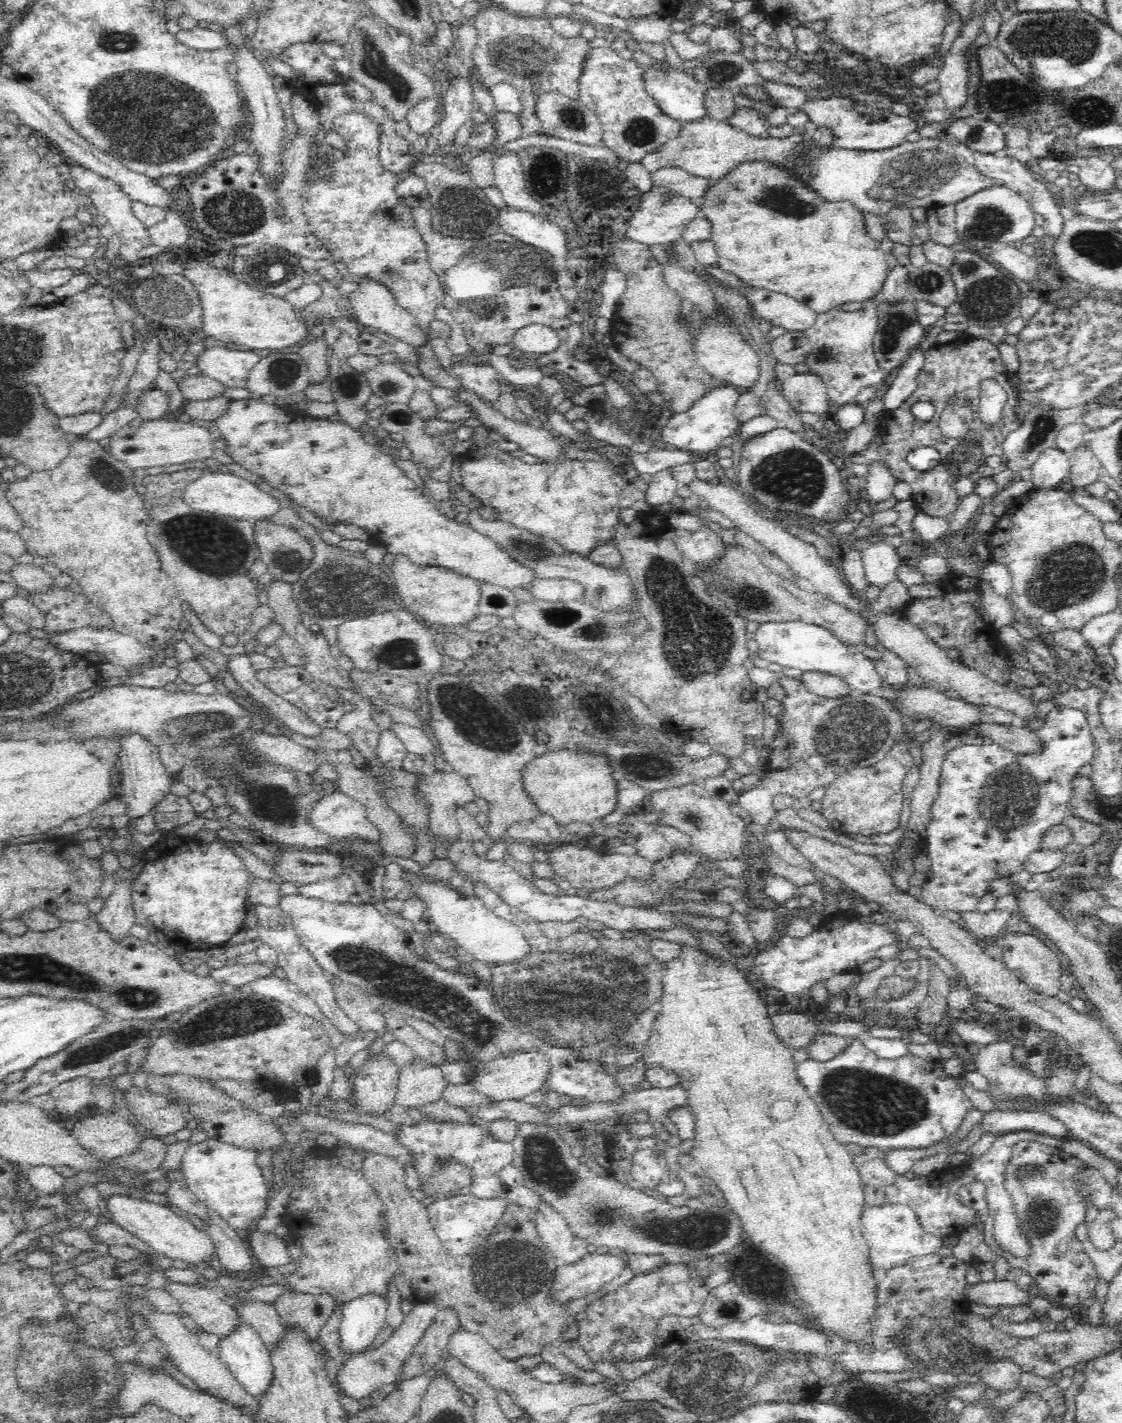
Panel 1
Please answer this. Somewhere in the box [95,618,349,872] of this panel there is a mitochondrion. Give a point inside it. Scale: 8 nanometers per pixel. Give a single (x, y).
(272, 803)

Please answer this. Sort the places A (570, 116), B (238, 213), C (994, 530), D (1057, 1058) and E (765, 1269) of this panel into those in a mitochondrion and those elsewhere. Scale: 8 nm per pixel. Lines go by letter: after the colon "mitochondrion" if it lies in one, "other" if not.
A: mitochondrion
B: mitochondrion
C: other
D: other
E: other

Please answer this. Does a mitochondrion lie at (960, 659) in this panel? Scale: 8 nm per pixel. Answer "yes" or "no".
no

